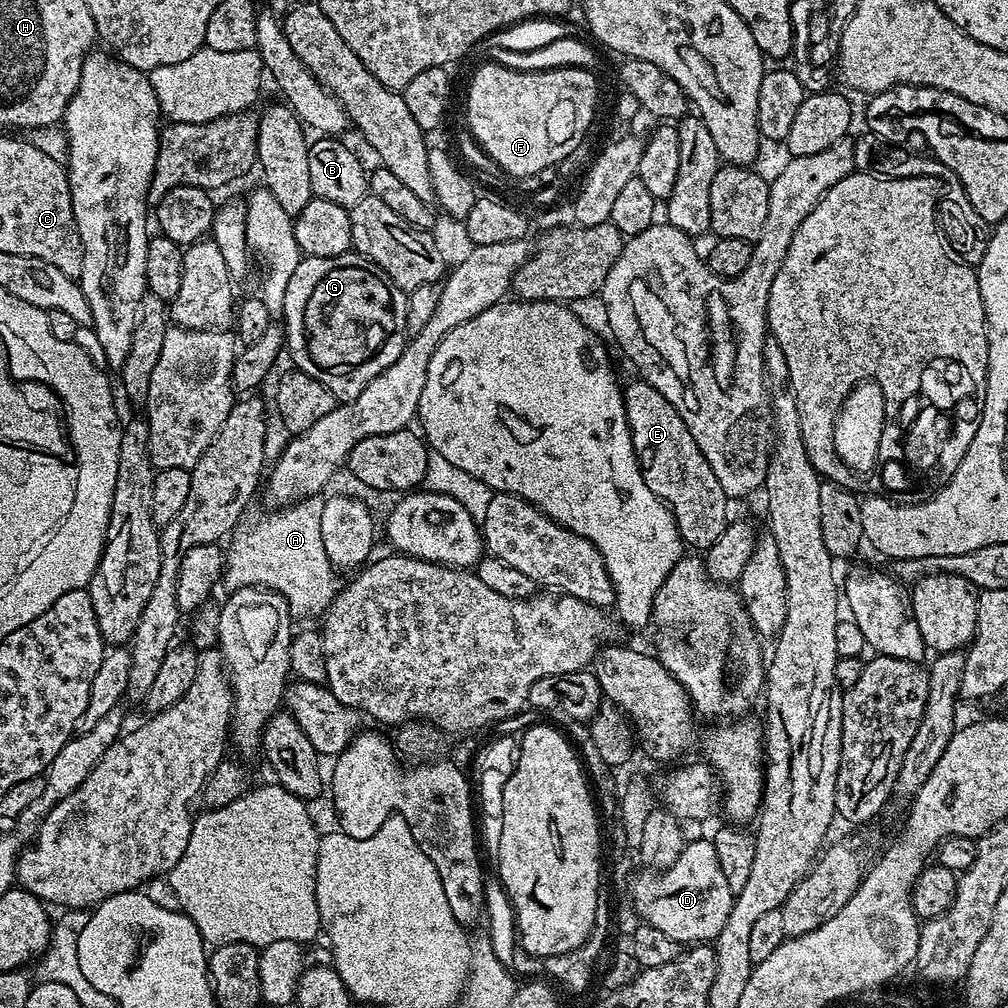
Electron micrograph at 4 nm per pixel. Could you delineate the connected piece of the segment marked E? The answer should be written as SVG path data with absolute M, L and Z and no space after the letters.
M636 378L633 384L625 383L622 395L628 429L632 431L632 448L646 486L662 494L689 549L707 550L714 546L730 523L730 497L722 490L718 478L714 478L714 470L710 470L710 462L706 462L702 450L698 450L698 442L694 442L690 430L686 430L686 422L682 422L678 410L666 402L663 394L642 378Z

